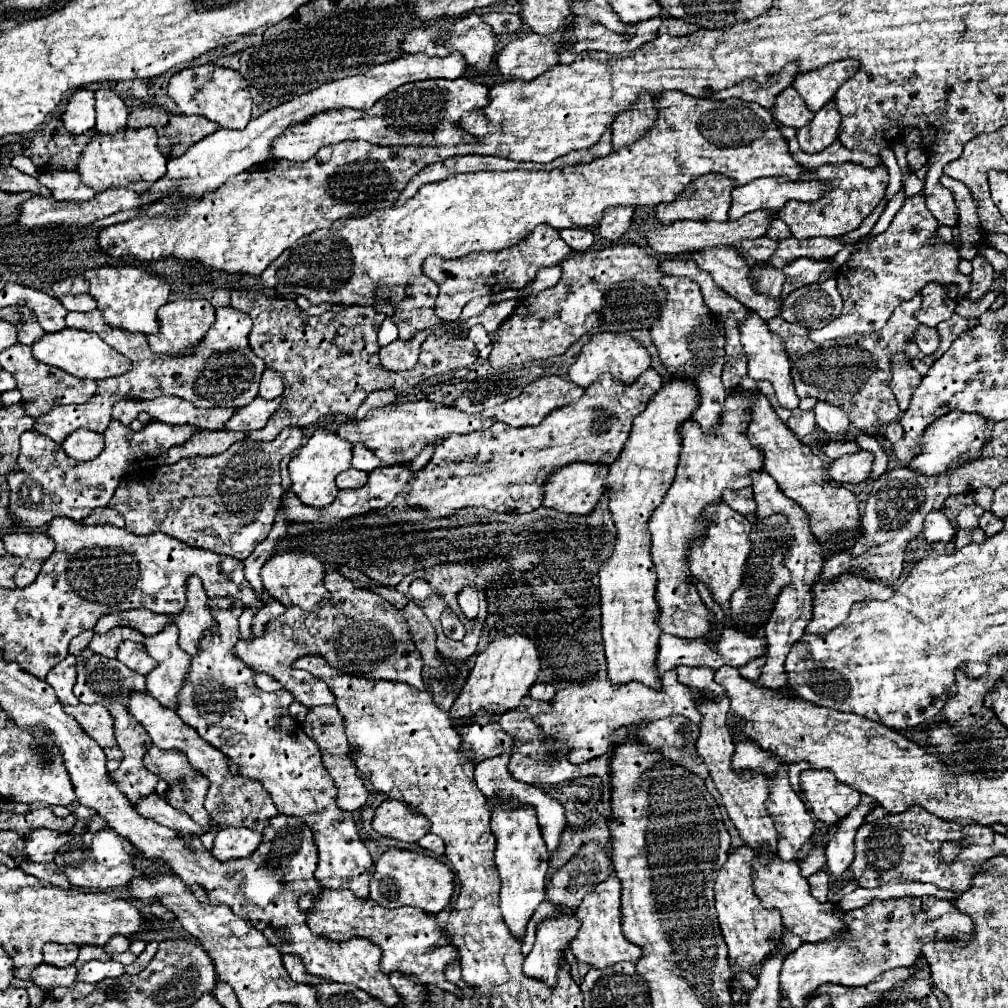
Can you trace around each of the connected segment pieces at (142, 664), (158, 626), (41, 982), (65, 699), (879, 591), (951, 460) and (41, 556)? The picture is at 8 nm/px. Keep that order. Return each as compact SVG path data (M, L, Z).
M122 642L118 646L118 660L140 674L148 674L152 668L156 668L156 662L148 656L146 646L140 642Z
M140 608L140 610L126 610L120 614L108 614L100 618L94 626L94 632L108 632L112 626L132 626L144 636L154 636L162 632L166 626L170 626L172 622L174 622L174 616L170 614L156 614Z
M40 964L34 972L32 978L36 982L36 986L40 986L42 990L54 990L58 986L74 986L76 984L76 974L78 968L76 966L68 966L68 968L56 968L50 964Z
M68 654L68 658L64 658L60 664L56 664L50 670L46 682L56 690L56 696L60 698L62 704L66 706L78 704L78 698L72 692L72 686L76 682L76 660L72 654Z
M844 574L836 580L820 580L812 586L812 618L806 626L806 632L818 632L818 634L826 634L828 630L840 626L840 622L846 620L850 608L854 602L862 602L862 600L888 600L892 596L892 588L878 582L878 580L868 580L864 576L856 576L856 574Z
M960 410L940 416L932 426L928 426L924 430L924 434L920 438L922 450L918 456L914 456L908 462L908 468L914 472L920 472L924 476L934 476L934 474L948 472L952 468L952 464L960 462L960 458L964 458L964 456L966 456L966 460L980 458L982 446L986 444L984 426L986 426L986 418L980 418L976 414L964 414Z
M12 532L12 534L6 534L2 542L8 554L20 556L20 558L46 560L54 550L52 538L48 538L48 534L42 534L42 532Z

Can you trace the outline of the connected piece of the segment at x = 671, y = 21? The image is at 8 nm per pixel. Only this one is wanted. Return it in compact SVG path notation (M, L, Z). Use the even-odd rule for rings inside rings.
M668 18L668 20L662 22L658 32L660 34L670 34L670 36L688 36L696 30L698 30L698 26L694 26L694 24L686 24L686 22L680 22L676 18Z

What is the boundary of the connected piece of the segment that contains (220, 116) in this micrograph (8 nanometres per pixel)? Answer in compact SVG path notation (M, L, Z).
M204 64L176 72L168 84L168 96L174 100L180 114L200 114L218 122L222 128L244 128L252 120L252 96L248 86L244 78L230 68Z

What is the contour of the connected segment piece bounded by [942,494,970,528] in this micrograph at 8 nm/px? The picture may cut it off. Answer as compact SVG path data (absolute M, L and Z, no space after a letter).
M956 494L956 496L946 498L946 502L944 502L944 506L942 506L942 512L950 516L950 520L952 520L952 526L954 526L954 528L956 528L954 516L956 516L956 512L958 512L962 506L966 506L966 504L970 504L970 498L968 498L966 494Z

